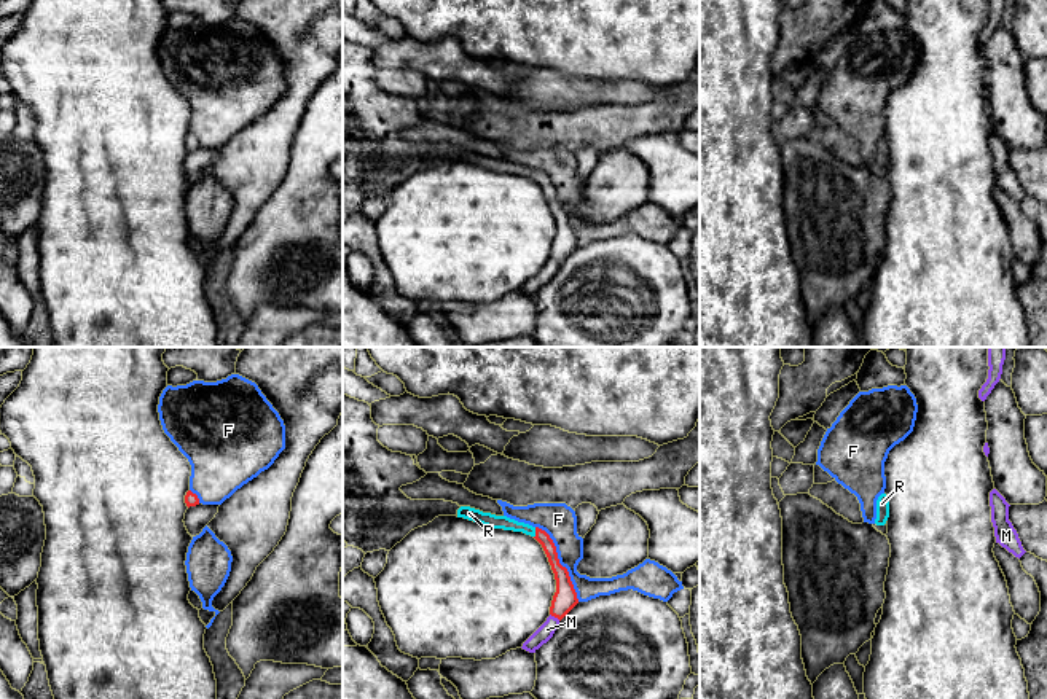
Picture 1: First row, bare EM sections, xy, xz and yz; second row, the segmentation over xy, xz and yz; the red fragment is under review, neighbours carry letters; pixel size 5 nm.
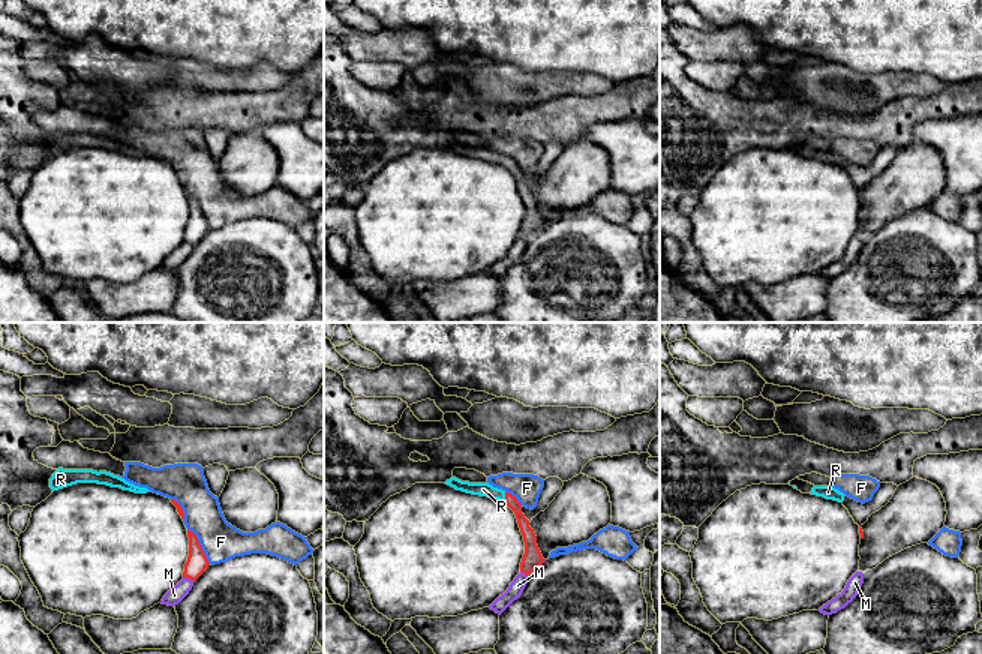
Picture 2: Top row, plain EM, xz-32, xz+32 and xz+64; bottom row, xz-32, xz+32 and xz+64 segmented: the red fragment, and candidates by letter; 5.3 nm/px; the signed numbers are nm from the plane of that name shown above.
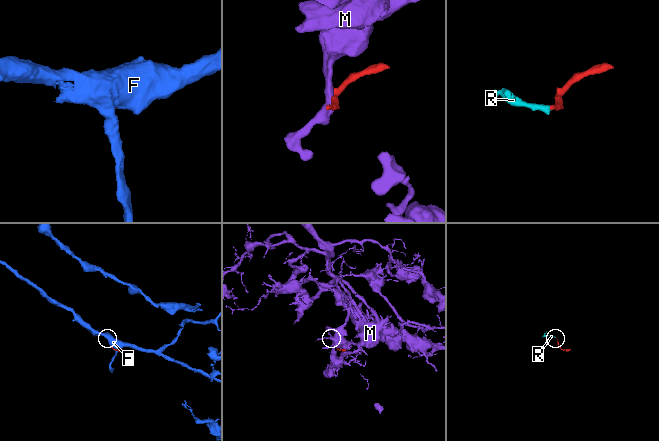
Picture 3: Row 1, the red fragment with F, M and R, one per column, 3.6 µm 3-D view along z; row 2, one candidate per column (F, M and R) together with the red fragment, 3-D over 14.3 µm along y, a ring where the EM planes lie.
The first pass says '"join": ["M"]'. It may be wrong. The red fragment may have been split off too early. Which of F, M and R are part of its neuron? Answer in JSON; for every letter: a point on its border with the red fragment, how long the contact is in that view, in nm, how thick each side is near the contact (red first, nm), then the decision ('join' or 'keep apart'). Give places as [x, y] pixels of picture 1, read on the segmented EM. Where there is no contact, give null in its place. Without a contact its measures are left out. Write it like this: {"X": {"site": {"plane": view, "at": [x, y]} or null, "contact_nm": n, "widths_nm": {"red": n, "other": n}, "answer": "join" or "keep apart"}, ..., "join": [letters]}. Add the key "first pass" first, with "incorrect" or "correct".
{"first pass": "incorrect", "F": {"site": {"plane": "xz", "at": [558, 562]}, "contact_nm": 440, "widths_nm": {"red": 120, "other": 170}, "answer": "keep apart"}, "M": {"site": {"plane": "xz", "at": [555, 616]}, "contact_nm": 70, "widths_nm": {"red": 120, "other": 80}, "answer": "keep apart"}, "R": {"site": {"plane": "xz", "at": [536, 532]}, "contact_nm": 60, "widths_nm": {"red": 70, "other": 70}, "answer": "join"}, "join": ["R"]}

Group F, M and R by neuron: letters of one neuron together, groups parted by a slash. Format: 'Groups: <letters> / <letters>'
Groups: F / M / R

